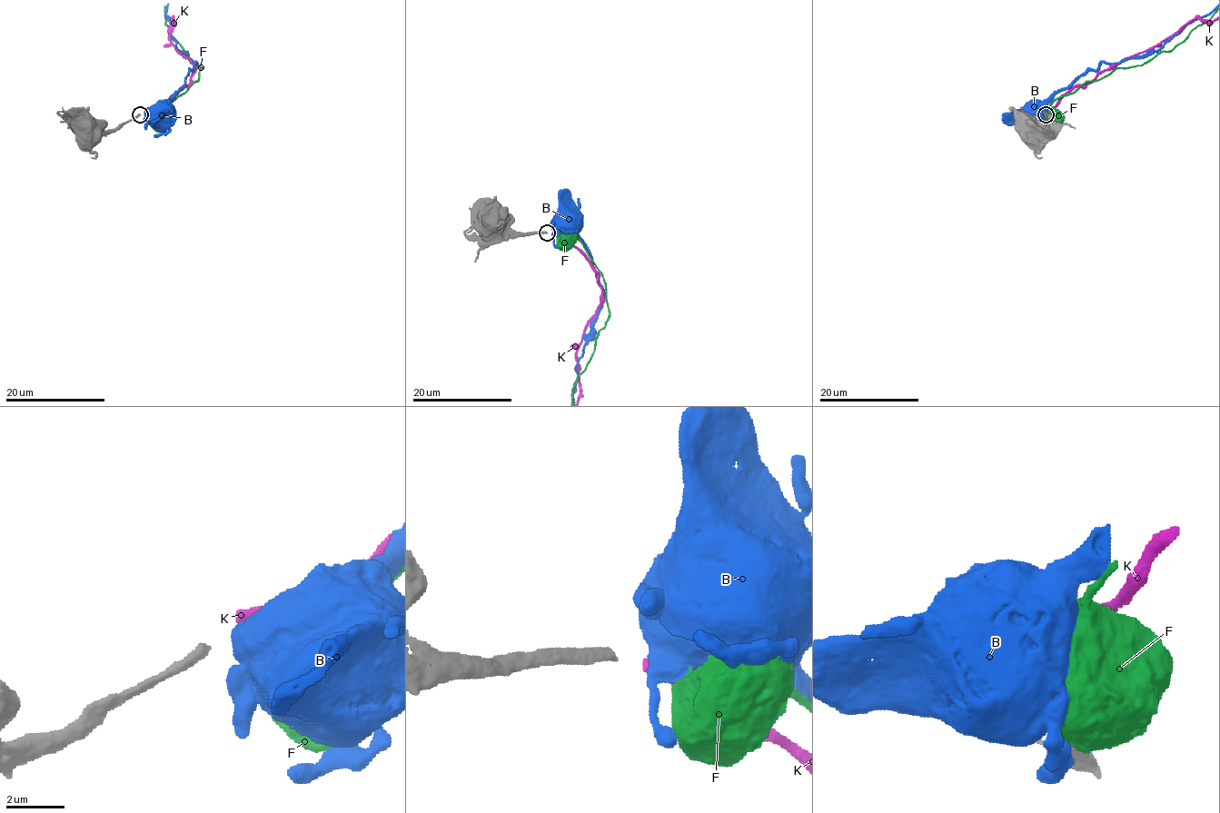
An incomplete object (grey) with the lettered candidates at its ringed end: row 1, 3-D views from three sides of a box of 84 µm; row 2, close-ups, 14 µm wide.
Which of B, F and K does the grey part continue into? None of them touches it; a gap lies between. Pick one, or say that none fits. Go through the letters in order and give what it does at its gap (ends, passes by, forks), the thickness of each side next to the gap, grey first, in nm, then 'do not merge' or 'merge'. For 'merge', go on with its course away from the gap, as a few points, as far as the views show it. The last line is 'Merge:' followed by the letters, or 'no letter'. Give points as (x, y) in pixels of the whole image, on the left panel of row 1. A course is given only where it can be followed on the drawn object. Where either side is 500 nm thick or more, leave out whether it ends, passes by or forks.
B: 320/650 nm | do not merge
F: 320/850 nm | do not merge
K: it ends | 320/320 nm | merge
Merge: K

